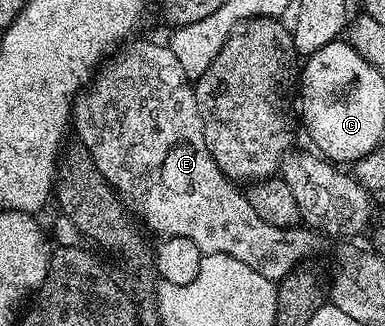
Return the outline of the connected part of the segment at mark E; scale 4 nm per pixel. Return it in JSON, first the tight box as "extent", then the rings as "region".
{"extent":[71,42,322,281],"region":[[[129,42],[123,49],[117,50],[114,58],[111,61],[105,62],[99,68],[98,74],[93,78],[90,86],[87,89],[81,90],[74,100],[71,122],[74,124],[74,131],[80,134],[79,142],[90,153],[90,157],[94,157],[94,165],[98,165],[98,173],[102,173],[102,177],[106,177],[108,184],[115,187],[117,192],[133,208],[136,206],[140,210],[141,215],[148,221],[149,225],[160,233],[159,236],[189,238],[204,255],[234,257],[238,261],[242,261],[242,265],[250,265],[250,269],[262,273],[262,277],[273,281],[286,278],[289,273],[296,270],[305,261],[311,260],[308,258],[319,249],[320,242],[322,242],[321,236],[307,225],[297,225],[295,227],[270,225],[270,221],[262,221],[262,217],[258,217],[258,213],[254,213],[254,205],[250,205],[247,194],[233,180],[226,178],[222,173],[222,169],[218,169],[218,165],[206,145],[206,137],[202,129],[202,113],[198,109],[198,101],[196,100],[196,88],[193,80],[189,79],[187,73],[183,71],[181,62],[174,57],[174,53],[163,42],[136,42]]]}

